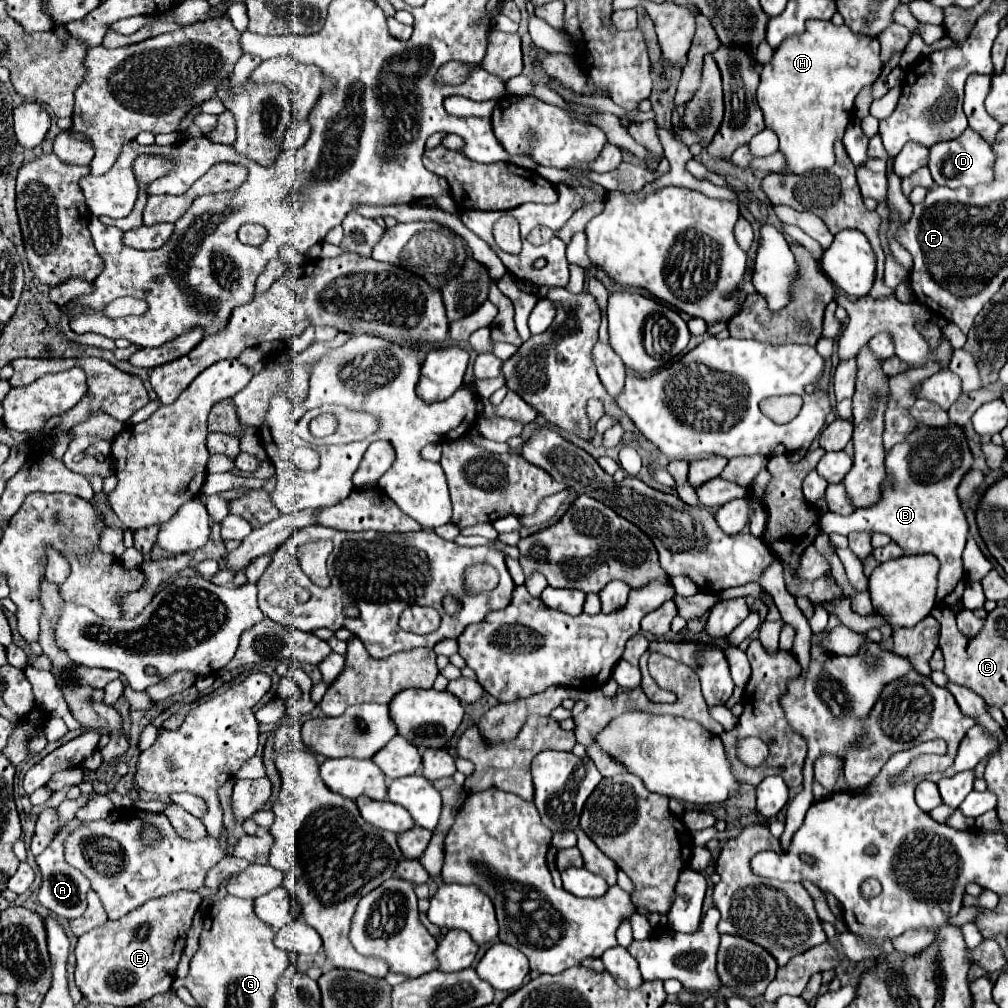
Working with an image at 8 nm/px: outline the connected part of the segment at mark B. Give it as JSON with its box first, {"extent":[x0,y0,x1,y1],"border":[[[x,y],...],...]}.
{"extent":[820,423,974,609],"border":[[[948,423],[946,427],[918,425],[906,435],[906,441],[894,445],[886,453],[886,481],[882,497],[870,507],[856,509],[852,515],[826,513],[820,517],[824,533],[884,533],[902,545],[906,555],[932,553],[940,561],[938,575],[938,605],[962,609],[962,593],[966,575],[962,567],[962,551],[968,539],[968,521],[958,501],[958,485],[972,469],[974,457],[968,447],[966,433],[960,425]]]}

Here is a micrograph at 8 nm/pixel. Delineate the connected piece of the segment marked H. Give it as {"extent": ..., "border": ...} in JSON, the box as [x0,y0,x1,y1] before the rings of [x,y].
{"extent":[756,21,880,175],"border":[[[808,21],[806,33],[802,33],[802,37],[790,37],[790,41],[784,41],[774,51],[772,61],[762,67],[756,99],[764,111],[766,127],[772,129],[780,139],[780,151],[786,155],[792,173],[800,175],[808,169],[828,169],[834,165],[834,143],[846,133],[850,123],[848,113],[854,111],[854,99],[862,87],[872,85],[878,79],[880,71],[880,41],[860,37],[846,25],[836,27],[832,21]]]}

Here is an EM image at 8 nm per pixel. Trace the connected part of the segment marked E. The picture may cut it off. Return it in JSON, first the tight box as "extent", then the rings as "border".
{"extent":[74,891,202,1007],"border":[[[174,891],[78,937],[74,977],[82,995],[90,1003],[134,1007],[156,993],[166,993],[176,979],[178,959],[200,901],[202,897],[196,891]]]}

